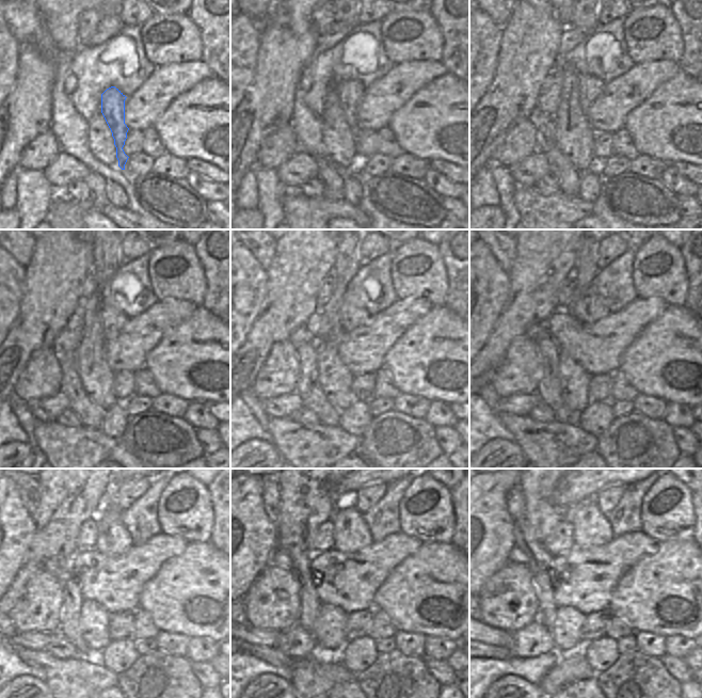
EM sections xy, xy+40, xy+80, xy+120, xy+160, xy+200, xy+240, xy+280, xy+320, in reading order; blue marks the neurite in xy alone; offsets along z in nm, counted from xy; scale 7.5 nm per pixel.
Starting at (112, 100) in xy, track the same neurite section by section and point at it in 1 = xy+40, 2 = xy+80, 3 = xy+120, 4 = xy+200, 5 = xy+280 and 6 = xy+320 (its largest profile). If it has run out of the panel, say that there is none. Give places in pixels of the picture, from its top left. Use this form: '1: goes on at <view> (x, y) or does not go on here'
1: goes on at xy+40 (350, 92)
2: goes on at xy+80 (590, 86)
3: goes on at xy+120 (112, 320)
4: goes on at xy+200 (591, 307)
5: goes on at xy+280 (352, 534)
6: goes on at xy+320 (592, 529)

